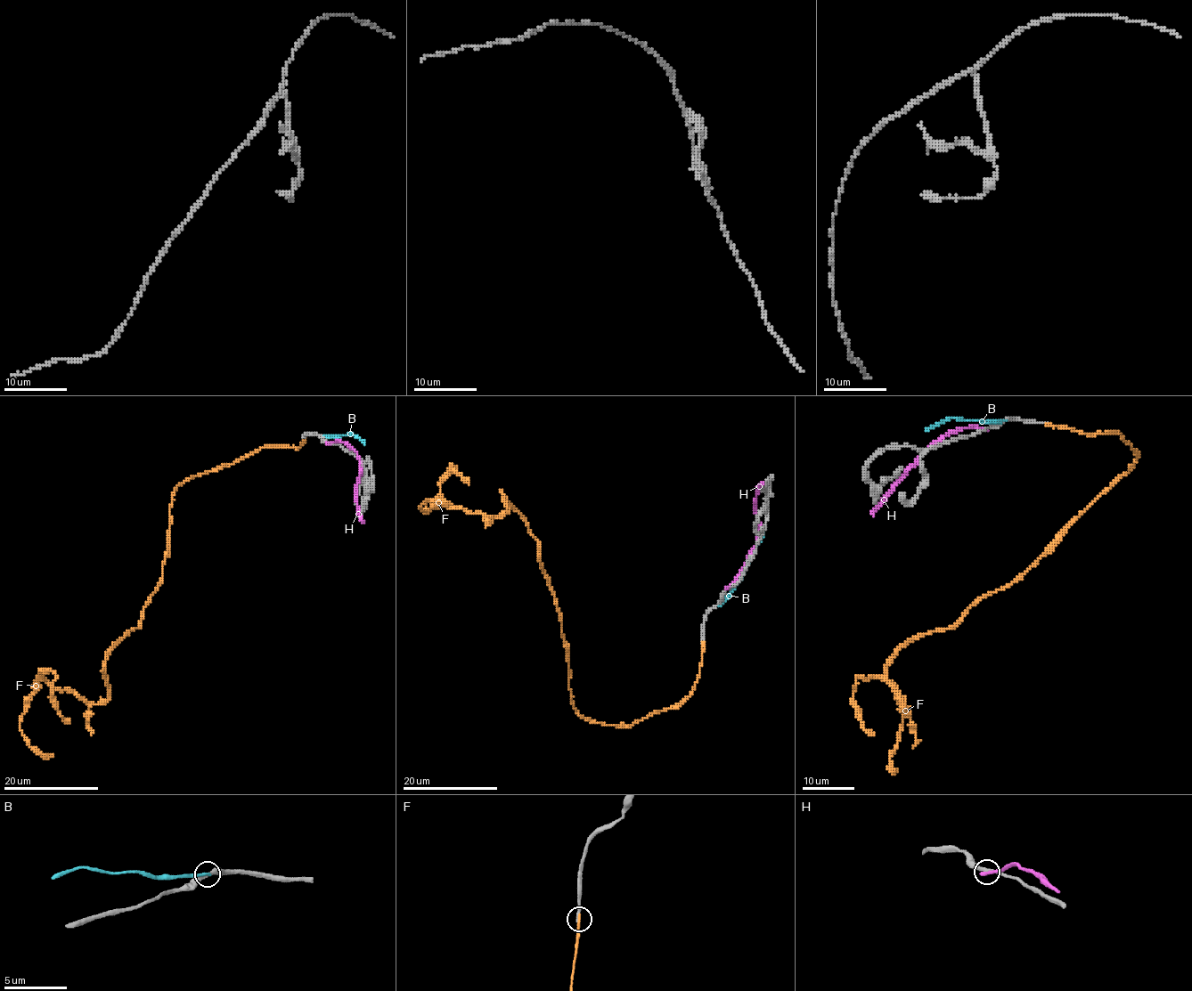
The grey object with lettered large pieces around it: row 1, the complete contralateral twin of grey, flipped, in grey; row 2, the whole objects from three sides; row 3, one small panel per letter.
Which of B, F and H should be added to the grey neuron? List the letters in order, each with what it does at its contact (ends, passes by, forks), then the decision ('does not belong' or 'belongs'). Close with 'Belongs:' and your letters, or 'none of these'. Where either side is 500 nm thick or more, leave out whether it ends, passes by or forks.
B: it ends; does not belong
F: it ends; does not belong
H: it ends; does not belong
Belongs: none of these

